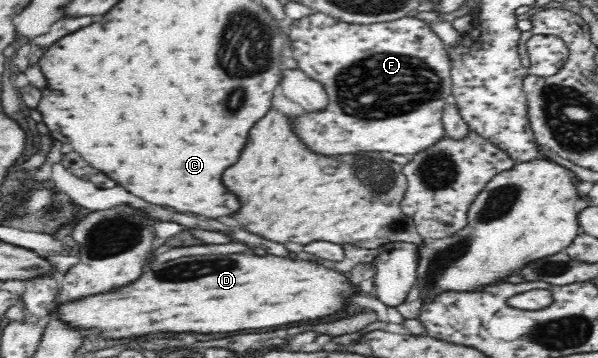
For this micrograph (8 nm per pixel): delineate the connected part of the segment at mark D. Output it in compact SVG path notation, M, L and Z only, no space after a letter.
M211 254L211 256L183 256L169 262L155 262L145 268L135 282L79 300L58 304L54 310L61 323L83 331L99 330L105 340L119 340L131 336L145 336L157 332L235 332L247 328L273 328L303 320L331 316L347 308L343 292L357 292L341 272L327 266L317 266L307 260L289 260L279 256L241 256L241 254Z

